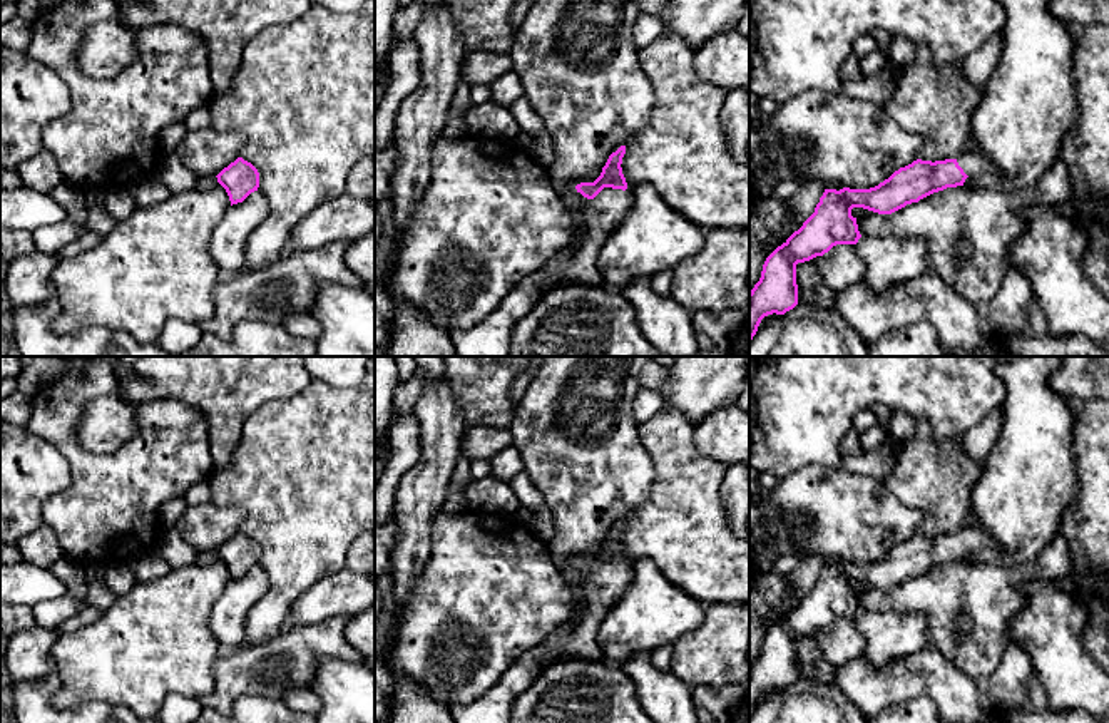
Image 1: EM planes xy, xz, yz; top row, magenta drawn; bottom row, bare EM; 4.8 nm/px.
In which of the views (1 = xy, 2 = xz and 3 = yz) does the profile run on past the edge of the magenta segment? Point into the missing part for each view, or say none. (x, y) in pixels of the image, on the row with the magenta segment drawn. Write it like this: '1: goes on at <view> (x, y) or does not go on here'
1: does not go on here
2: goes on at xz (577, 265)
3: goes on at yz (972, 163)

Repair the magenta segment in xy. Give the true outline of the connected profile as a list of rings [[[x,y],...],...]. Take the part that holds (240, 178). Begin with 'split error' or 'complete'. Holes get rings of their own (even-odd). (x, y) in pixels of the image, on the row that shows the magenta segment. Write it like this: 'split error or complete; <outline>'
complete; [[[238,157],[234,162],[231,162],[216,177],[217,182],[226,189],[231,206],[243,203],[259,187],[258,169],[243,157]]]

